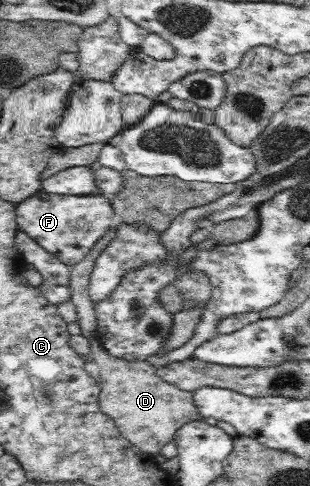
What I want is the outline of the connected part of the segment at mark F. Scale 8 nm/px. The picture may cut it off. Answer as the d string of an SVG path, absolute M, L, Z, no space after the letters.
M40 190L32 197L16 205L18 230L37 242L45 251L72 266L79 263L97 242L112 228L113 206L100 195L63 196L46 194Z

